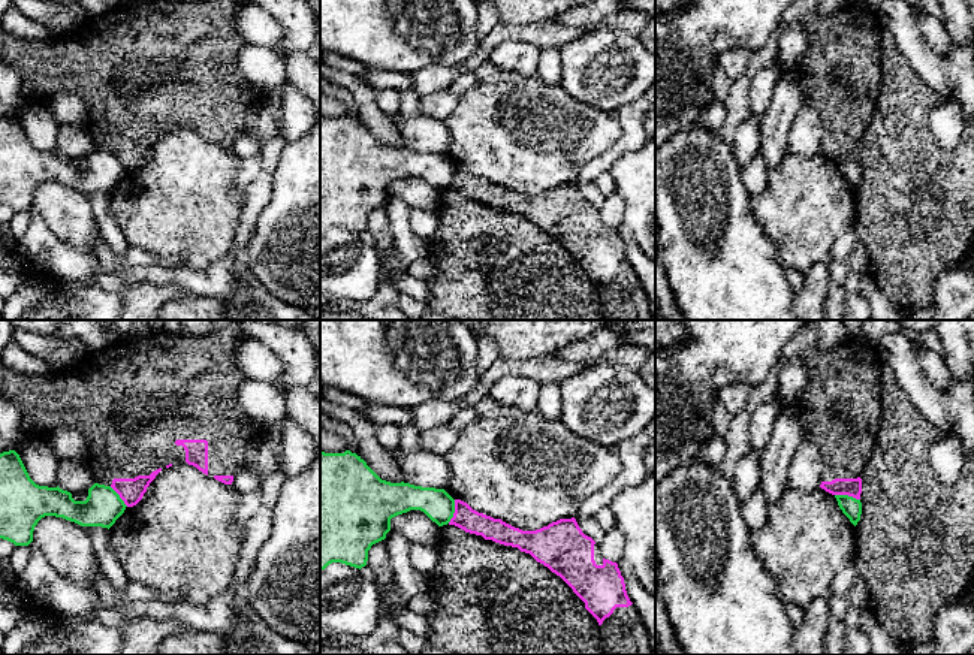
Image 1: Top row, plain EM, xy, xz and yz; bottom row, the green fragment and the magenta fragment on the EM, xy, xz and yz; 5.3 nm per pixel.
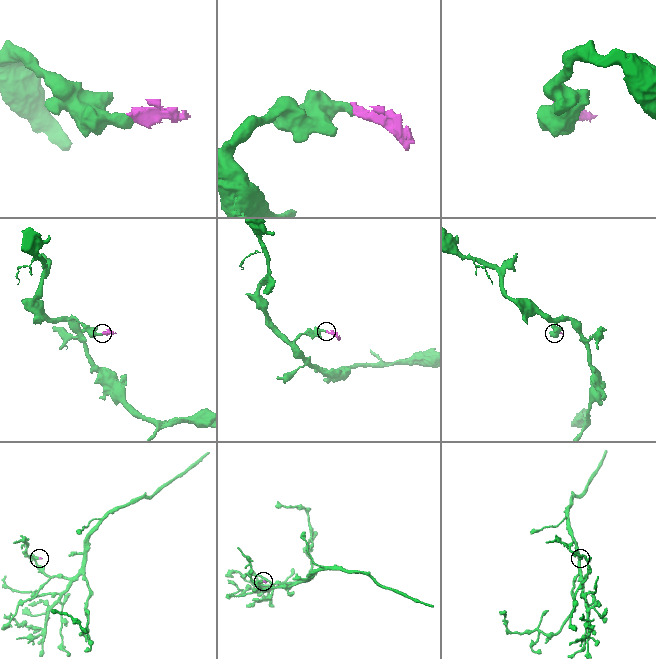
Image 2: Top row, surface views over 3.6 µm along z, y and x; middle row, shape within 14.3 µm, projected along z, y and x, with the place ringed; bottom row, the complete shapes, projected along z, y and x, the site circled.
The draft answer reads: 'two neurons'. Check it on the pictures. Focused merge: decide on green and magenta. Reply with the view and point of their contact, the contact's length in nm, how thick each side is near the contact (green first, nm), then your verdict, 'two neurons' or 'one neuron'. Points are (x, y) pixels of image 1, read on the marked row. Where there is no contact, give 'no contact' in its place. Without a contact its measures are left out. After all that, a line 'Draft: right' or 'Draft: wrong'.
meets green in yz at (847, 495); contact 140 nm long; 110 nm thick on the green side, 100 nm on the other; two neurons
Draft: right

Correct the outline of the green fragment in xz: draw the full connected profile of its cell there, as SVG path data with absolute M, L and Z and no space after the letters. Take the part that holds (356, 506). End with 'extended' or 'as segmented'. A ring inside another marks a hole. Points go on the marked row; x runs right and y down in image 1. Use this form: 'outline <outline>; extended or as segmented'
outline M350 450L320 452L320 571L332 562L359 570L365 567L371 546L385 540L390 531L390 519L410 510L420 510L443 526L453 517L455 499L444 489L382 480Z; as segmented

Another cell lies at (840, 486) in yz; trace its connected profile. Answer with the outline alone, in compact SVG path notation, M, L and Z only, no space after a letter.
M847 338L842 344L811 353L806 357L806 386L799 399L797 419L803 440L821 453L820 488L832 495L860 499L868 482L869 462L875 459L875 444L881 441L881 420L886 404L881 399L881 372L889 368L878 347L865 338Z

